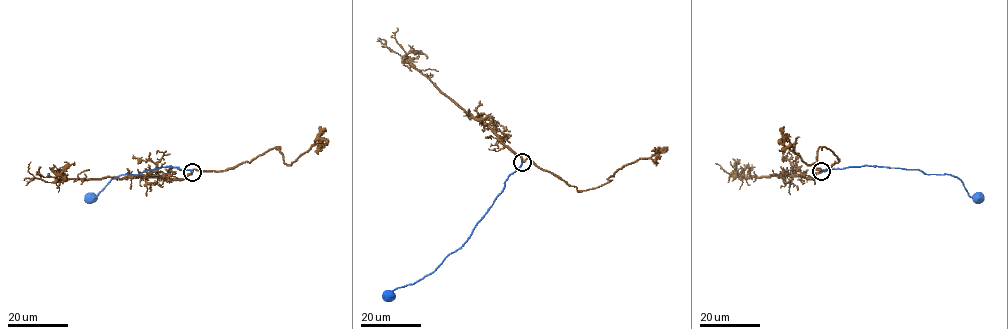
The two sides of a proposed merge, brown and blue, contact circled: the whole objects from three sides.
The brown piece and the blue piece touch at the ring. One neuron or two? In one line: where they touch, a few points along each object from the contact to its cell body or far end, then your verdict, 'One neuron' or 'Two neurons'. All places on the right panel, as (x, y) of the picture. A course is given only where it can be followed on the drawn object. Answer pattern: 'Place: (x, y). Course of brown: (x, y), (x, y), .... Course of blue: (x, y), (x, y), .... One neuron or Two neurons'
Place: (821, 171). Course of brown: (821, 172), (816, 169), (838, 161), (833, 153), (820, 147), (808, 165), (784, 145). Course of blue: (821, 172), (865, 165), (917, 169), (927, 174), (955, 176), (962, 182), (968, 194), (976, 201), (978, 198). One neuron

